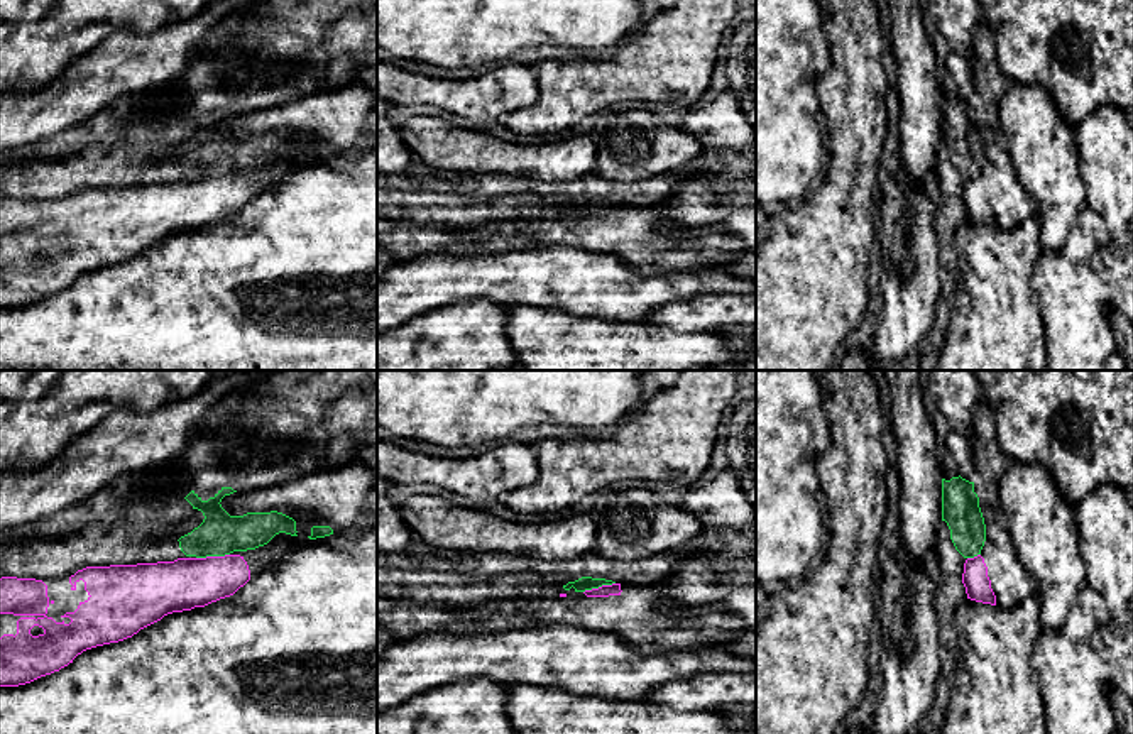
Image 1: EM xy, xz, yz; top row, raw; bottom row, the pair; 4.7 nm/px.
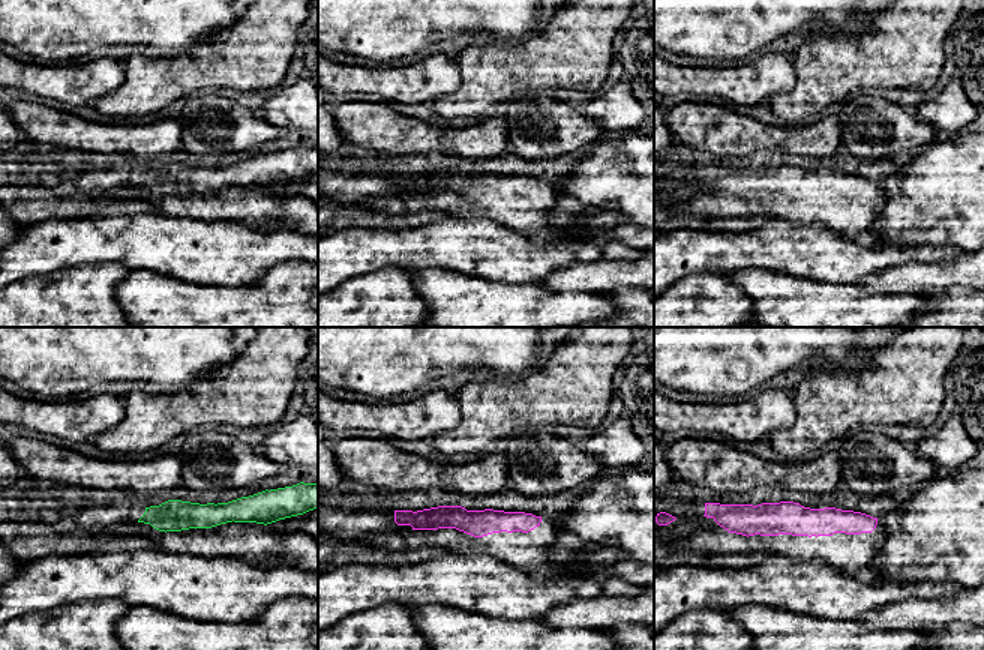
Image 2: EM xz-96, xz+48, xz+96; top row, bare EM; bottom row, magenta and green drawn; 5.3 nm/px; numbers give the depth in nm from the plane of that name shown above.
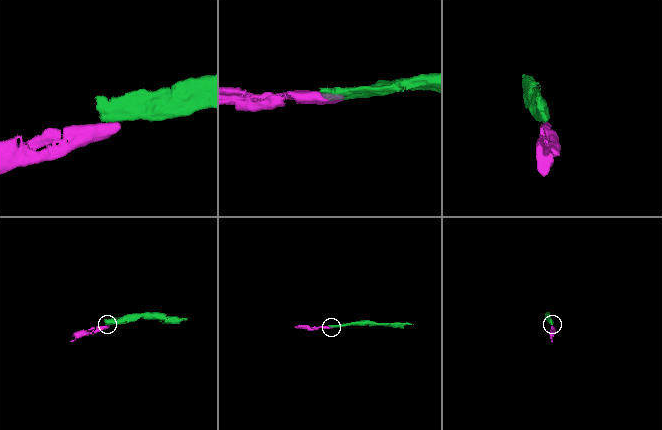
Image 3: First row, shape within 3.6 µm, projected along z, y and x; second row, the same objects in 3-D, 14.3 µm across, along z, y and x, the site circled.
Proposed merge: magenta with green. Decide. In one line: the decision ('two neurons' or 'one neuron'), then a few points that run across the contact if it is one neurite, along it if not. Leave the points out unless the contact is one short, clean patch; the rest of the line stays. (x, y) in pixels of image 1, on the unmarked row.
two neurons; line xy (229, 175), (197, 180)

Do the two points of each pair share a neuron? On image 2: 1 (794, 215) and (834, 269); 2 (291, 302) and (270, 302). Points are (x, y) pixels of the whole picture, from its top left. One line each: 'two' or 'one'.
1: two
2: one

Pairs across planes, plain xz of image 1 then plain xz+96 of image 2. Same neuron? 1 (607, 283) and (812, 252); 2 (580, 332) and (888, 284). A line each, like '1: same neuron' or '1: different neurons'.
1: same neuron
2: different neurons

